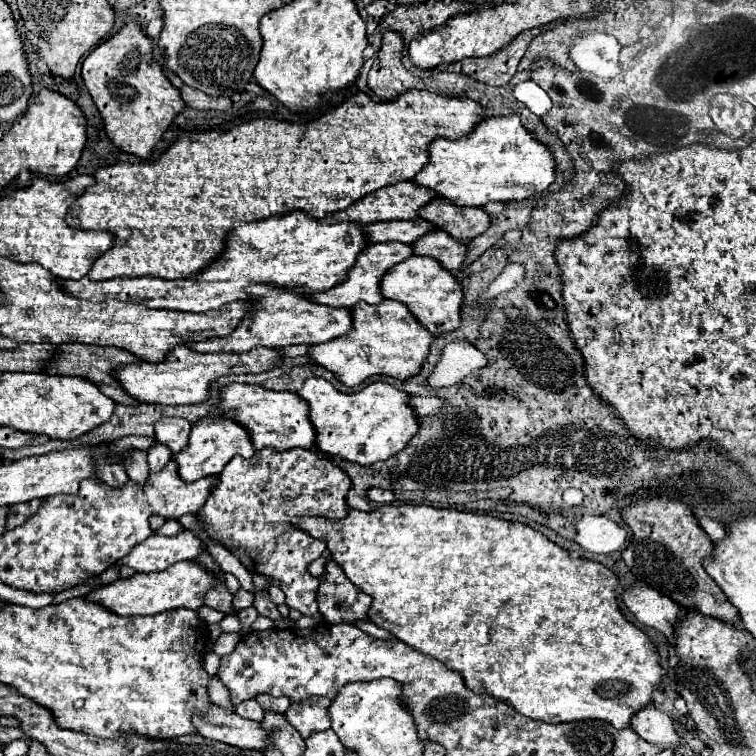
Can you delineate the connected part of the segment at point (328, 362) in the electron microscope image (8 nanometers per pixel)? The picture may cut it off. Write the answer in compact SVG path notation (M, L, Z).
M384 299L378 305L354 305L352 307L352 333L324 345L310 347L314 363L330 369L336 377L348 385L358 387L372 375L390 375L394 379L408 379L422 371L422 363L428 357L430 345L436 339L412 313L410 309L392 299Z

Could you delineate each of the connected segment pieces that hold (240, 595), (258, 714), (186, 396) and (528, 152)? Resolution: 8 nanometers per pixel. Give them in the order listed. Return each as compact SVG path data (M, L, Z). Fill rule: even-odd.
M240 589L240 591L234 595L234 599L232 599L232 609L234 609L234 611L240 611L240 609L244 609L244 607L250 607L252 603L254 603L254 595L252 595L250 591Z
M248 699L248 701L242 701L240 705L236 705L236 713L244 719L252 719L252 721L262 721L262 707L254 701L254 699Z
M180 345L172 351L172 361L160 363L144 363L144 365L124 365L116 371L116 379L122 383L128 395L140 399L142 403L162 403L162 405L188 405L202 403L208 399L210 383L224 375L240 375L240 373L264 373L280 367L284 357L278 349L272 347L256 347L248 353L196 353L188 349L188 345Z
M518 115L488 117L472 135L456 141L440 137L428 149L430 161L412 181L434 189L436 195L456 205L482 207L490 201L524 201L544 193L556 181L552 151L522 125Z

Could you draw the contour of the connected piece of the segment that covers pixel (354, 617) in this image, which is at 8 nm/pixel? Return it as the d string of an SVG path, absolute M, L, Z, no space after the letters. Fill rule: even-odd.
M334 559L326 563L326 573L320 577L316 601L320 613L332 625L354 625L360 619L366 621L368 609L372 605L372 597L350 583L344 569L340 569Z

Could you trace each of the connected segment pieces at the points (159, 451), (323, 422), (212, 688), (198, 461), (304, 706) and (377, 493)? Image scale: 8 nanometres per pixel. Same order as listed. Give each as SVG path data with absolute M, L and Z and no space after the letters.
M156 443L152 449L148 449L148 465L150 465L150 473L158 473L158 471L164 469L164 465L168 463L168 461L166 461L166 455L170 457L172 453L170 453L164 445L160 445L160 443Z
M310 377L298 391L310 403L310 417L316 429L316 447L328 455L372 465L402 451L418 431L418 417L406 391L384 381L374 381L360 391L342 393L328 379Z
M218 675L210 677L210 681L208 681L210 701L212 701L212 703L218 703L218 705L222 705L222 707L226 707L226 709L234 709L232 703L226 701L226 693L228 693L228 689L224 689L224 685L222 685L220 679L218 679Z
M216 415L216 417L200 419L190 431L188 449L180 451L172 459L178 461L178 473L184 477L184 481L192 483L192 481L208 477L208 475L218 475L234 455L242 455L242 457L250 459L254 453L256 453L256 447L252 443L248 429L244 429L244 425L236 423L234 419Z
M324 701L318 703L292 703L286 711L288 721L300 731L304 739L308 739L316 731L330 729L328 705Z
M370 489L368 493L368 499L370 501L376 501L376 503L394 503L394 493L392 491L382 491L382 489Z

